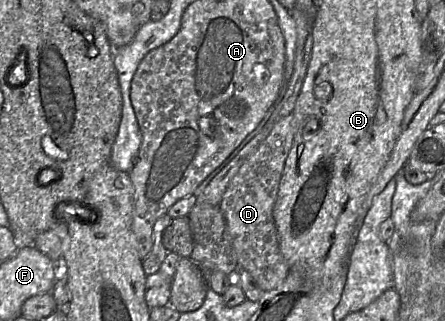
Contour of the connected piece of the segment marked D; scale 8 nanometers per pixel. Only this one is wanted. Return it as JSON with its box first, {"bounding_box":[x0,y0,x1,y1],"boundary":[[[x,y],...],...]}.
{"bounding_box":[219,113,296,291],"boundary":[[[293,113],[278,120],[269,135],[245,159],[237,174],[230,181],[219,204],[238,265],[264,291],[270,291],[282,285],[290,270],[280,251],[273,209],[295,132],[296,121]]]}

